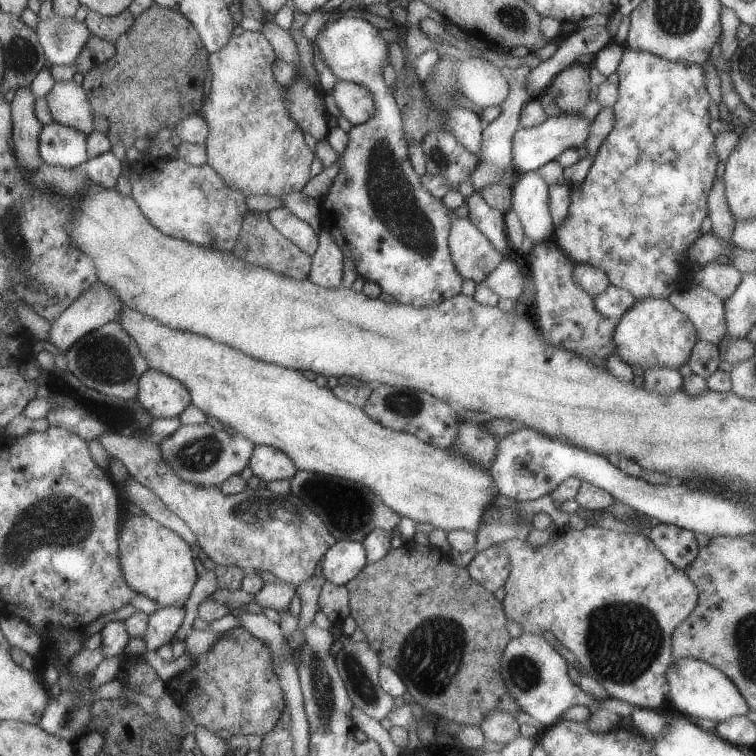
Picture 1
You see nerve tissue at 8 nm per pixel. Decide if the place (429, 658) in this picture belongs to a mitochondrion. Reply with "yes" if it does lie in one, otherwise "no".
yes

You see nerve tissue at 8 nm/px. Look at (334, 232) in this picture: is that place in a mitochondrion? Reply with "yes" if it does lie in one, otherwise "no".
no

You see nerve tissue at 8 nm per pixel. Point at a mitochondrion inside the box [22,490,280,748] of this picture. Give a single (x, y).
(67, 722)

